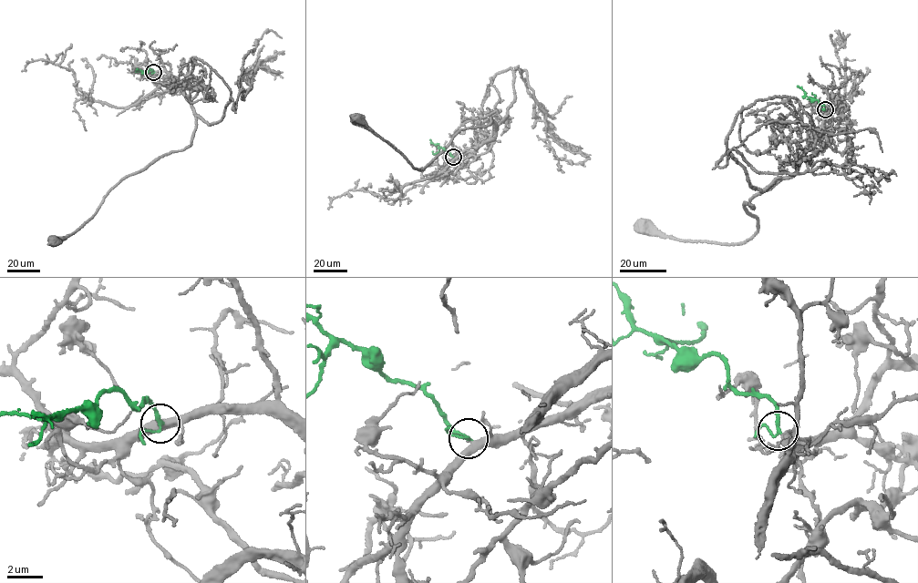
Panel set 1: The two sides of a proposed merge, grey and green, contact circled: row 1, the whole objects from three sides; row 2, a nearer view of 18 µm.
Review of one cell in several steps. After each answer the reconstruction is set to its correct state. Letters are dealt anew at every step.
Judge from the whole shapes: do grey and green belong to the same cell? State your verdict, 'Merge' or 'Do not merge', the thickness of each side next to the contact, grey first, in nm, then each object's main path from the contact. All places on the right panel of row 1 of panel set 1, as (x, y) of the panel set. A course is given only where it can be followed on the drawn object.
Merge. Thickness 380 nm (grey) against 180 nm. Course of grey: (825, 110), (795, 172), (753, 197), (753, 208), (744, 201), (758, 219), (755, 235), (729, 244), (645, 228). Course of green: (825, 109), (818, 100), (809, 97), (797, 86)

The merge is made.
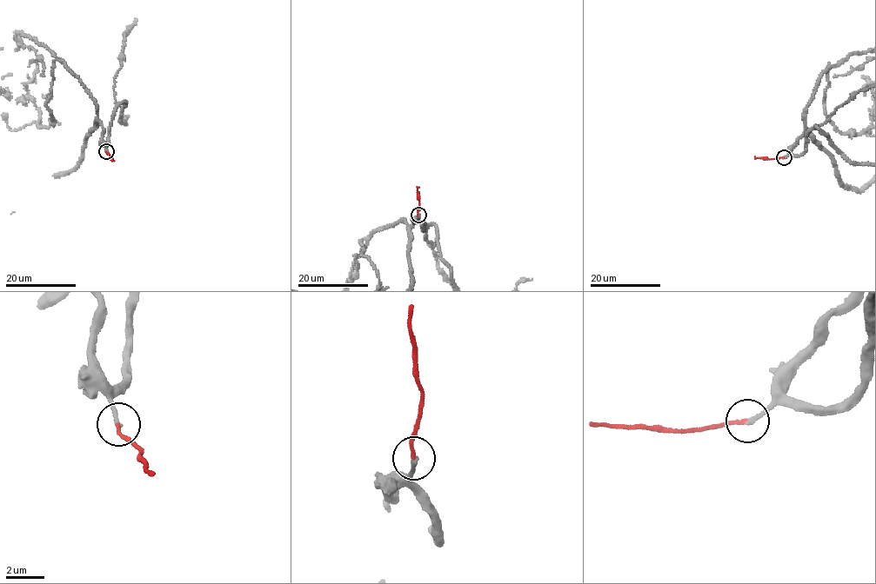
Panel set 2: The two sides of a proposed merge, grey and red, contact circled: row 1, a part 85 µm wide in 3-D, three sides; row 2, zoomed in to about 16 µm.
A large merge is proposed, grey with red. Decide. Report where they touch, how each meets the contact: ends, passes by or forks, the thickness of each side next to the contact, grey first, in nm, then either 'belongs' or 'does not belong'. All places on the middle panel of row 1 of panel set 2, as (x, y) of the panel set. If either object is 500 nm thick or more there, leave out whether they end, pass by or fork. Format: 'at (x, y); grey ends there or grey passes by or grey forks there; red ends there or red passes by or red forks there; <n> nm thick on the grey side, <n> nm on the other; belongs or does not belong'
at (418, 215); grey ends there; red ends there; 200 nm thick on the grey side, 180 nm on the other; belongs

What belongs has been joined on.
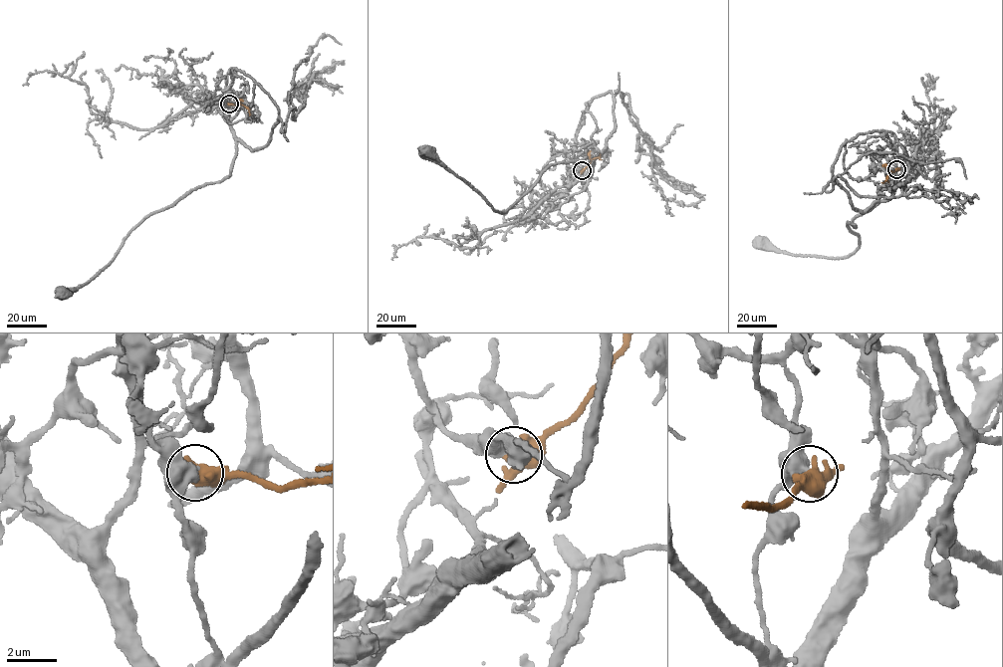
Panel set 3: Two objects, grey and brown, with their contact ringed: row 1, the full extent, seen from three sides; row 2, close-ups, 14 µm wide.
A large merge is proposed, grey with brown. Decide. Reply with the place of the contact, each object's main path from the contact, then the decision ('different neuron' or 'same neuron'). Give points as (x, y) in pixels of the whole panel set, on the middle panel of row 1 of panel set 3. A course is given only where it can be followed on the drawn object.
(582, 170) | grey via (582, 170), (590, 174), (593, 159), (586, 151), (580, 160), (551, 164), (501, 213), (427, 154) | brown via (582, 170), (600, 153) | different neuron

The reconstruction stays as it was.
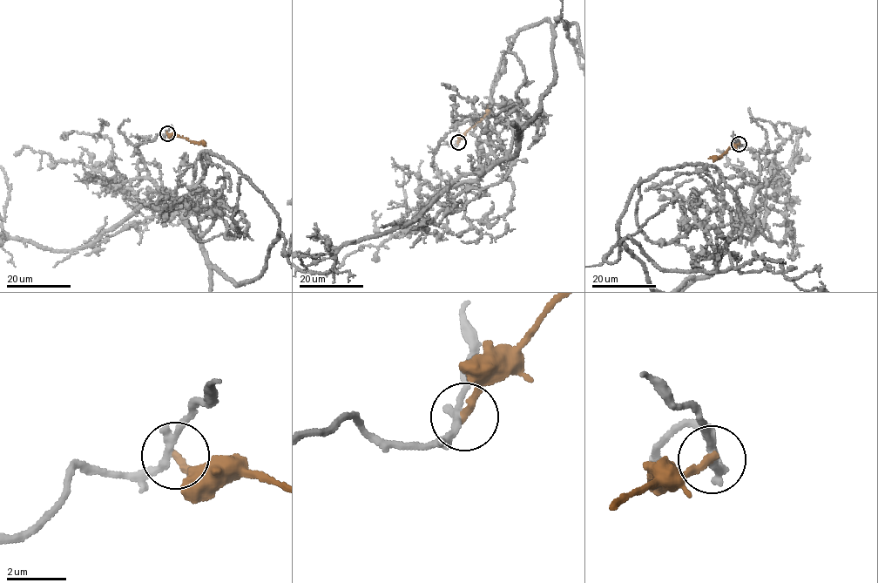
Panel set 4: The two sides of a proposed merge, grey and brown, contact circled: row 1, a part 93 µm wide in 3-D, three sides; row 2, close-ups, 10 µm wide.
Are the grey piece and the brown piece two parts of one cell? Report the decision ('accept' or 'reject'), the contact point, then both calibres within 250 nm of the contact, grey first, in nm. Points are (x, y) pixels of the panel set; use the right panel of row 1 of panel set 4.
reject; at (739, 144); 240 nm thick on the grey side, 240 nm on the other

